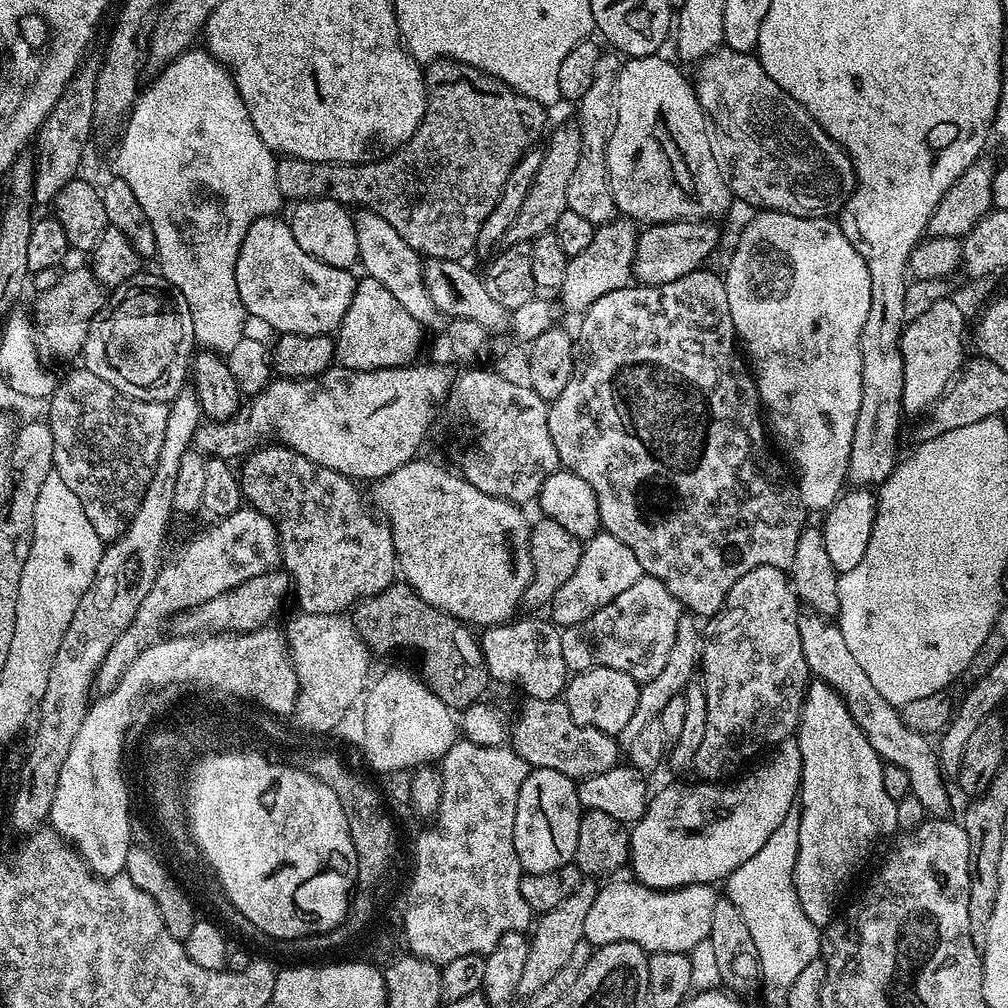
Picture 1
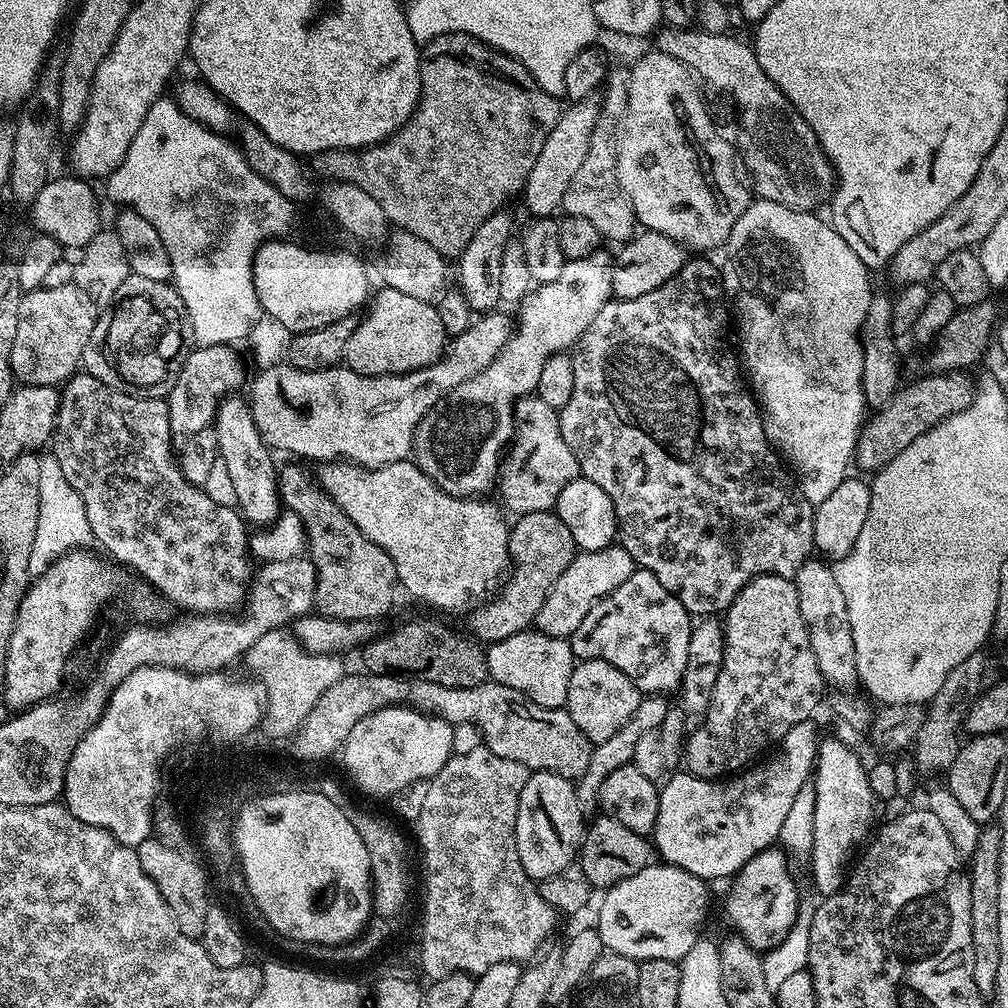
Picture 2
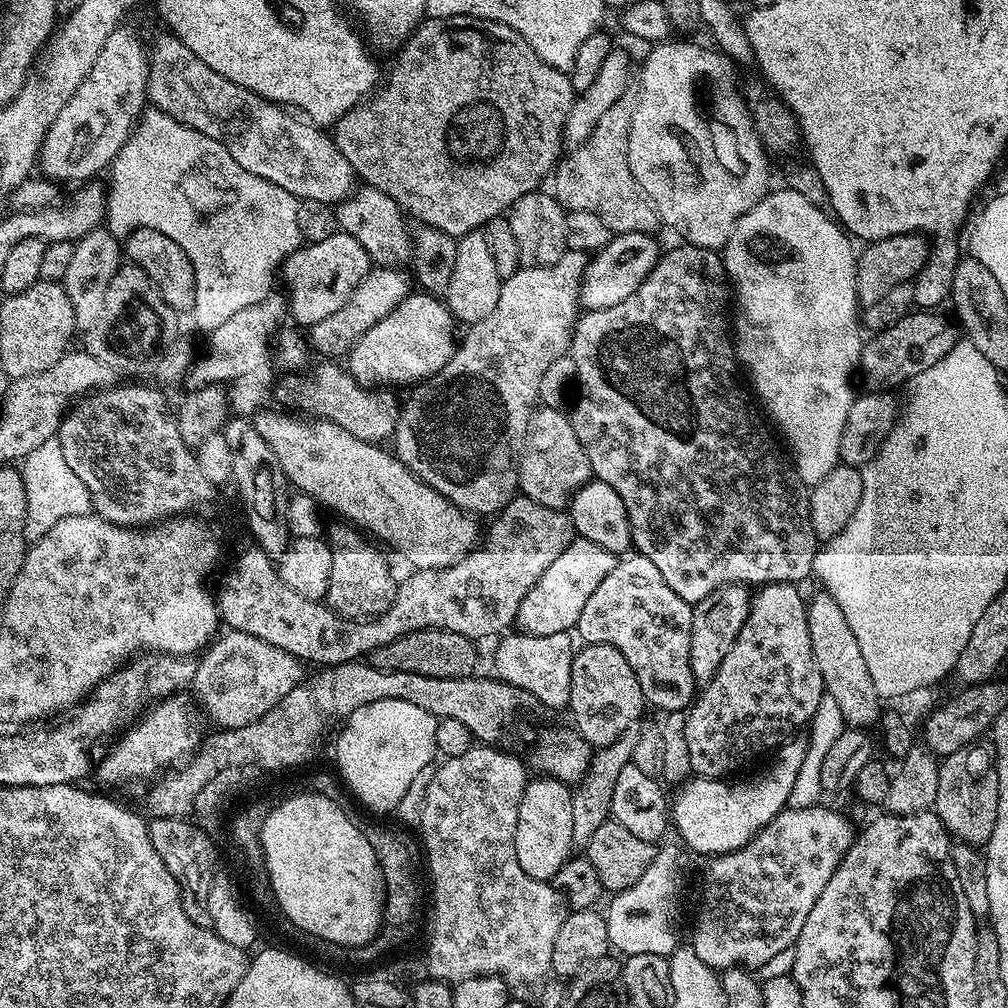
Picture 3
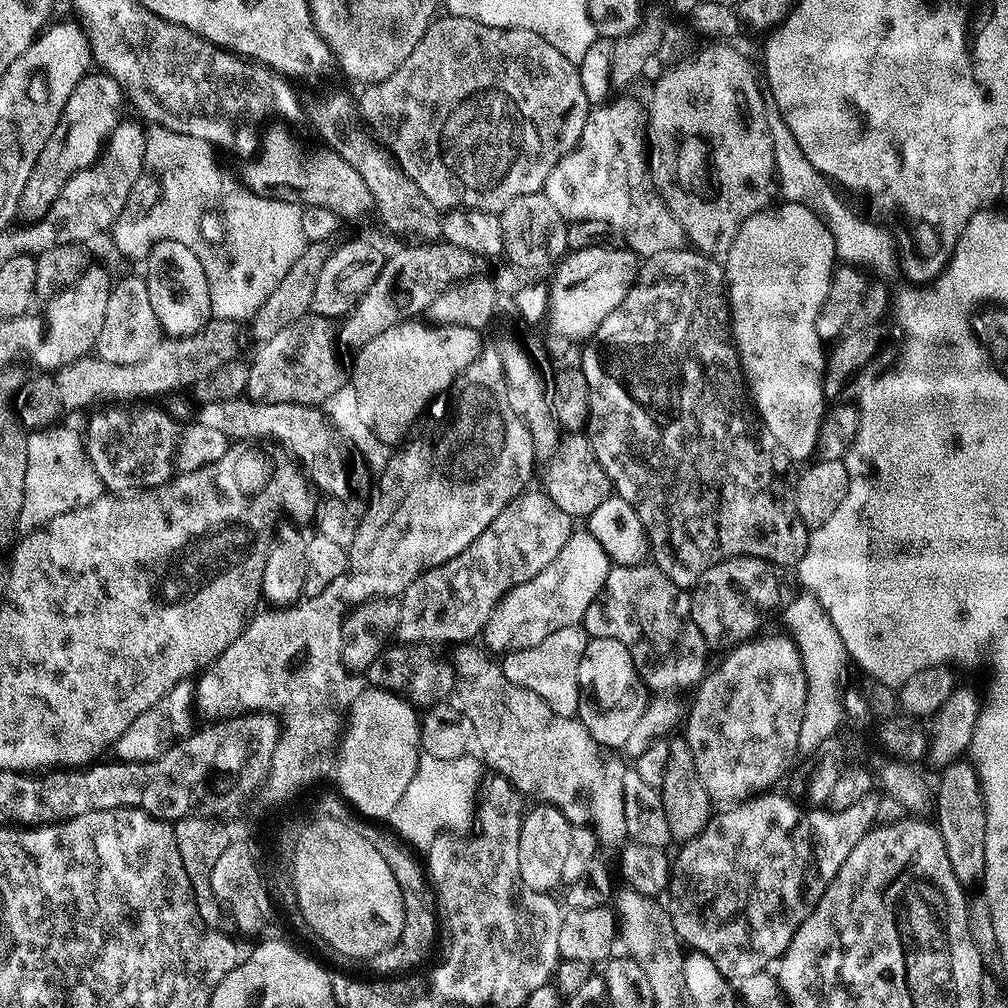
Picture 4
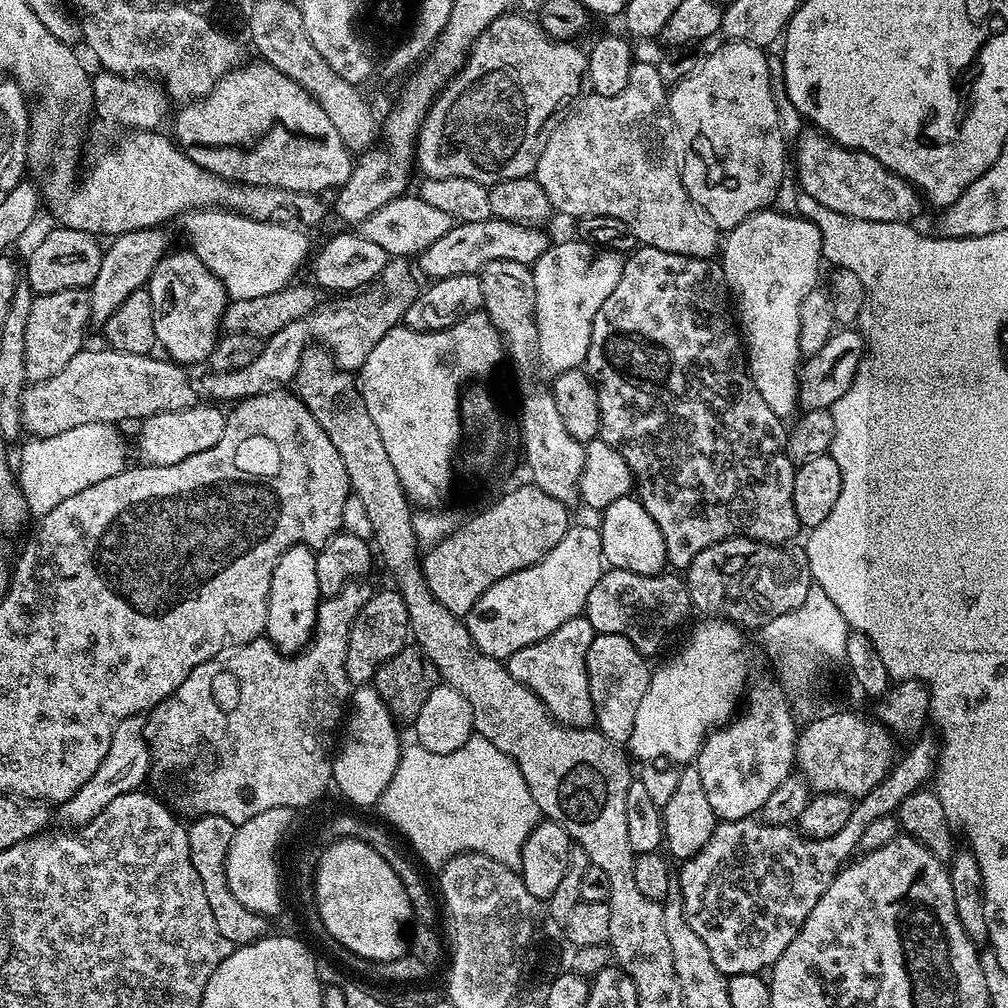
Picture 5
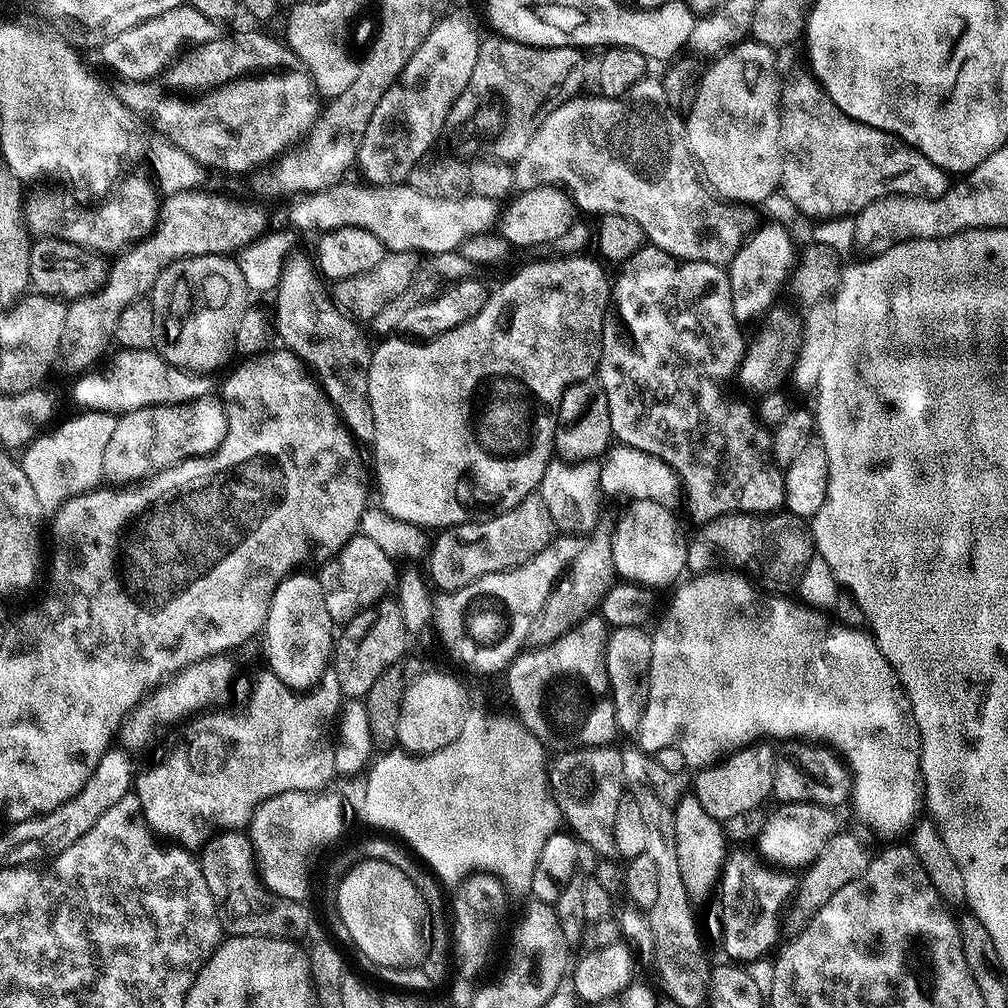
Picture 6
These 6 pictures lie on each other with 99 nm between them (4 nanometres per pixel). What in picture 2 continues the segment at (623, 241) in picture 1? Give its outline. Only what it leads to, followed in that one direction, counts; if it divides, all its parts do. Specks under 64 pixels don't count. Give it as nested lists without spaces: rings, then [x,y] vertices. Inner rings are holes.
[[[597,250],[586,254],[585,256],[579,256],[577,260],[565,259],[562,266],[562,274],[558,274],[558,278],[554,278],[554,282],[546,282],[539,286],[533,287],[529,291],[528,295],[520,301],[518,305],[518,311],[520,311],[520,317],[517,315],[514,320],[514,331],[510,340],[506,342],[506,346],[498,354],[498,358],[494,358],[494,362],[490,362],[488,366],[478,374],[474,374],[472,378],[466,382],[462,382],[462,386],[458,386],[453,392],[448,393],[444,399],[439,400],[422,419],[416,423],[416,429],[414,430],[414,436],[412,438],[412,451],[410,453],[411,459],[422,469],[427,475],[431,476],[436,481],[436,485],[442,490],[446,490],[452,496],[467,496],[469,498],[479,497],[481,494],[488,494],[488,491],[493,491],[494,485],[498,480],[498,473],[502,463],[502,457],[509,447],[512,434],[514,431],[514,425],[512,423],[512,409],[517,400],[521,396],[526,396],[535,393],[538,386],[538,378],[542,374],[542,366],[546,366],[546,358],[553,356],[556,352],[568,352],[569,349],[575,345],[576,341],[580,339],[580,335],[586,330],[586,326],[590,326],[590,322],[594,322],[594,314],[598,314],[598,310],[602,310],[602,306],[613,299],[614,296],[614,256],[605,250]]]

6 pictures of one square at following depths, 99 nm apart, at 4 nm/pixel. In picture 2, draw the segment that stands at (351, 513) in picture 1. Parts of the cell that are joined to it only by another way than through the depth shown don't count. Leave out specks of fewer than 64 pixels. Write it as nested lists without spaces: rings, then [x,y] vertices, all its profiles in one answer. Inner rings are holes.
[[[296,462],[288,463],[292,464],[286,465],[284,469],[281,467],[278,472],[280,502],[287,511],[294,513],[300,519],[300,524],[304,527],[307,540],[306,552],[316,567],[315,611],[329,620],[341,622],[372,620],[375,616],[382,615],[391,606],[396,592],[398,593],[396,571],[390,554],[386,554],[386,550],[370,542],[370,538],[366,538],[362,530],[358,530],[358,526],[354,526],[350,518],[346,518],[344,511],[325,494],[319,483],[313,477],[312,480],[308,477],[307,470],[299,468],[304,466]]]

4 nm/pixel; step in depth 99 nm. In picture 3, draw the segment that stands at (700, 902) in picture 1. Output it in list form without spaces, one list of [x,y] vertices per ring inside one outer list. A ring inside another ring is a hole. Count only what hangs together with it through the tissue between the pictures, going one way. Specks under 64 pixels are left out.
[[[679,844],[661,845],[650,862],[650,866],[646,868],[646,873],[634,884],[626,890],[615,893],[608,906],[608,910],[604,912],[607,922],[607,936],[609,945],[616,951],[620,950],[621,955],[634,955],[638,953],[658,954],[659,956],[670,955],[678,944],[674,926],[676,924],[676,914],[678,912],[678,904],[680,902],[680,882],[682,880],[681,872],[686,868],[687,851]]]

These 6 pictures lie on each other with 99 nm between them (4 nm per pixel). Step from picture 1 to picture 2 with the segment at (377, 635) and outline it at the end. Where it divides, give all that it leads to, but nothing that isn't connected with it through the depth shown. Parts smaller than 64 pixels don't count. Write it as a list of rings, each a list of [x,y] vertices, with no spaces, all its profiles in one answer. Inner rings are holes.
[[[408,620],[365,646],[363,667],[377,676],[387,676],[391,670],[408,678],[438,682],[438,686],[478,686],[489,679],[488,657],[475,639],[465,636],[436,620]]]

